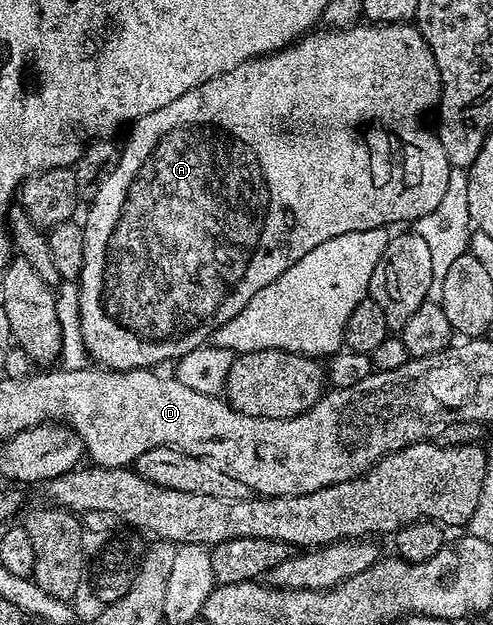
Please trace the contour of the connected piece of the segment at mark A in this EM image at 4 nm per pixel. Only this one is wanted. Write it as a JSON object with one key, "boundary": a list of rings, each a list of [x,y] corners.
{"boundary":[[[405,22],[356,24],[350,26],[348,30],[319,28],[314,32],[308,32],[299,41],[291,43],[285,49],[276,50],[274,54],[262,54],[260,58],[245,60],[245,64],[237,64],[237,68],[213,76],[213,80],[193,87],[189,92],[185,92],[185,96],[177,96],[177,100],[173,100],[173,104],[165,104],[165,108],[157,108],[157,112],[149,112],[137,119],[130,127],[131,135],[128,136],[127,143],[122,143],[118,164],[100,184],[94,197],[90,199],[91,211],[88,212],[87,219],[82,219],[81,222],[85,240],[85,264],[81,268],[77,281],[80,288],[81,335],[84,336],[84,344],[87,346],[90,357],[95,360],[100,358],[103,361],[100,363],[108,370],[145,370],[158,367],[158,362],[163,362],[166,358],[177,360],[181,356],[185,356],[185,352],[193,352],[193,348],[204,345],[218,326],[233,320],[233,316],[237,316],[237,312],[241,312],[241,308],[245,308],[245,304],[249,304],[249,300],[253,300],[253,296],[257,292],[261,292],[261,288],[265,288],[265,284],[277,280],[277,276],[281,276],[281,272],[285,272],[285,268],[289,268],[297,260],[301,260],[301,256],[305,256],[305,252],[313,252],[313,248],[317,248],[317,244],[325,244],[325,240],[333,240],[333,236],[345,236],[345,232],[361,232],[378,226],[391,228],[394,222],[413,224],[421,216],[433,212],[433,208],[437,208],[437,204],[441,202],[441,196],[445,196],[445,187],[449,184],[449,172],[452,166],[445,156],[445,148],[441,148],[438,133],[431,131],[430,134],[423,127],[423,122],[419,117],[422,116],[426,106],[434,107],[438,103],[439,91],[437,64],[433,60],[433,52],[425,44],[418,26]]]}

